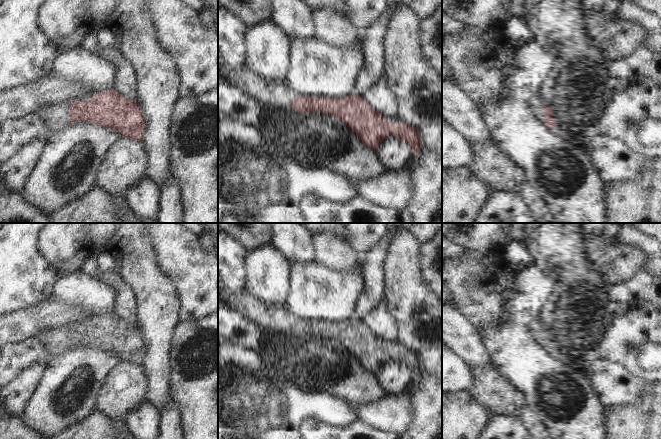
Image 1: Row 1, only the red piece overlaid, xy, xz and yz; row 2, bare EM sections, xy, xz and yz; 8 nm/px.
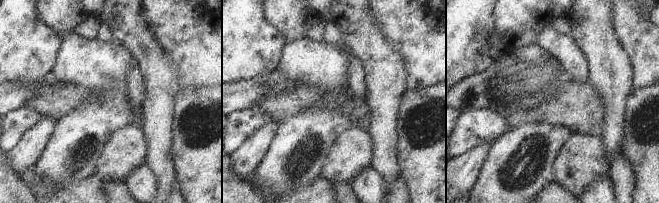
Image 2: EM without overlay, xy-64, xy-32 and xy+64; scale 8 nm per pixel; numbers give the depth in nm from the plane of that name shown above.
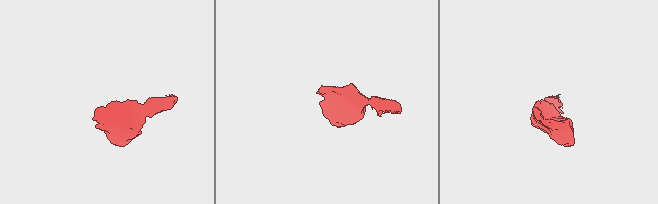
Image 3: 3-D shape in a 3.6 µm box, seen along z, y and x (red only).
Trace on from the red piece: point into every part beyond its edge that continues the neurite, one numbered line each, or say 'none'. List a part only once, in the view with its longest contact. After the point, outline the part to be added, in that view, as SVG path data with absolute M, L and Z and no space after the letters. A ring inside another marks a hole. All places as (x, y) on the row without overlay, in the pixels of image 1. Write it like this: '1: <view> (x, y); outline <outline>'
1: xy (58, 339); outline M66 327L63 330L55 331L54 333L44 331L36 338L43 344L43 346L56 350L61 347L68 347L70 343L69 333L70 328Z

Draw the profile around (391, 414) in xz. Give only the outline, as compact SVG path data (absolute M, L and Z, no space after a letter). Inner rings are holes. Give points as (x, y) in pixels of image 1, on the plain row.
M407 393L387 395L375 402L352 408L352 412L358 421L388 434L405 433L411 415Z

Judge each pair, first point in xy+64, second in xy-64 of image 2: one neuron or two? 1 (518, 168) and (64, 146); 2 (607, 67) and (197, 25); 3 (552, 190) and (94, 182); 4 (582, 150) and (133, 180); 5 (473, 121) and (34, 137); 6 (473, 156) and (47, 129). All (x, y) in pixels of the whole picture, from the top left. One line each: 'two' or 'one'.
1: one
2: two
3: one
4: two
5: two
6: one

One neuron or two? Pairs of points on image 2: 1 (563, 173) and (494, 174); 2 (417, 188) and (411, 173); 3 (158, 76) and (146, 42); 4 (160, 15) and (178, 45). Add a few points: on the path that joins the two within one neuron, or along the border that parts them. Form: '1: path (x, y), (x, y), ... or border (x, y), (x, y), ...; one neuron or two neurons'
1: border (559, 150), (553, 162), (554, 181); two neurons
2: path (417, 184), (415, 177); one neuron
3: path (156, 68), (146, 50); one neuron
4: path (167, 22), (178, 33), (178, 38); one neuron

